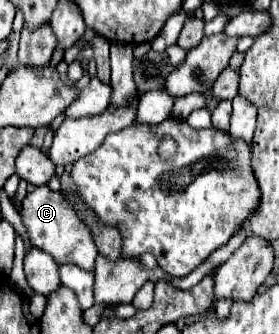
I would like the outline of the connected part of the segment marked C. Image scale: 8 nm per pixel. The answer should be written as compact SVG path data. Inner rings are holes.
M37 186L35 192L25 196L21 216L33 246L51 254L59 266L65 262L71 262L85 270L95 268L97 246L93 244L91 230L77 218L71 204L61 196L61 192L53 192L49 186Z

